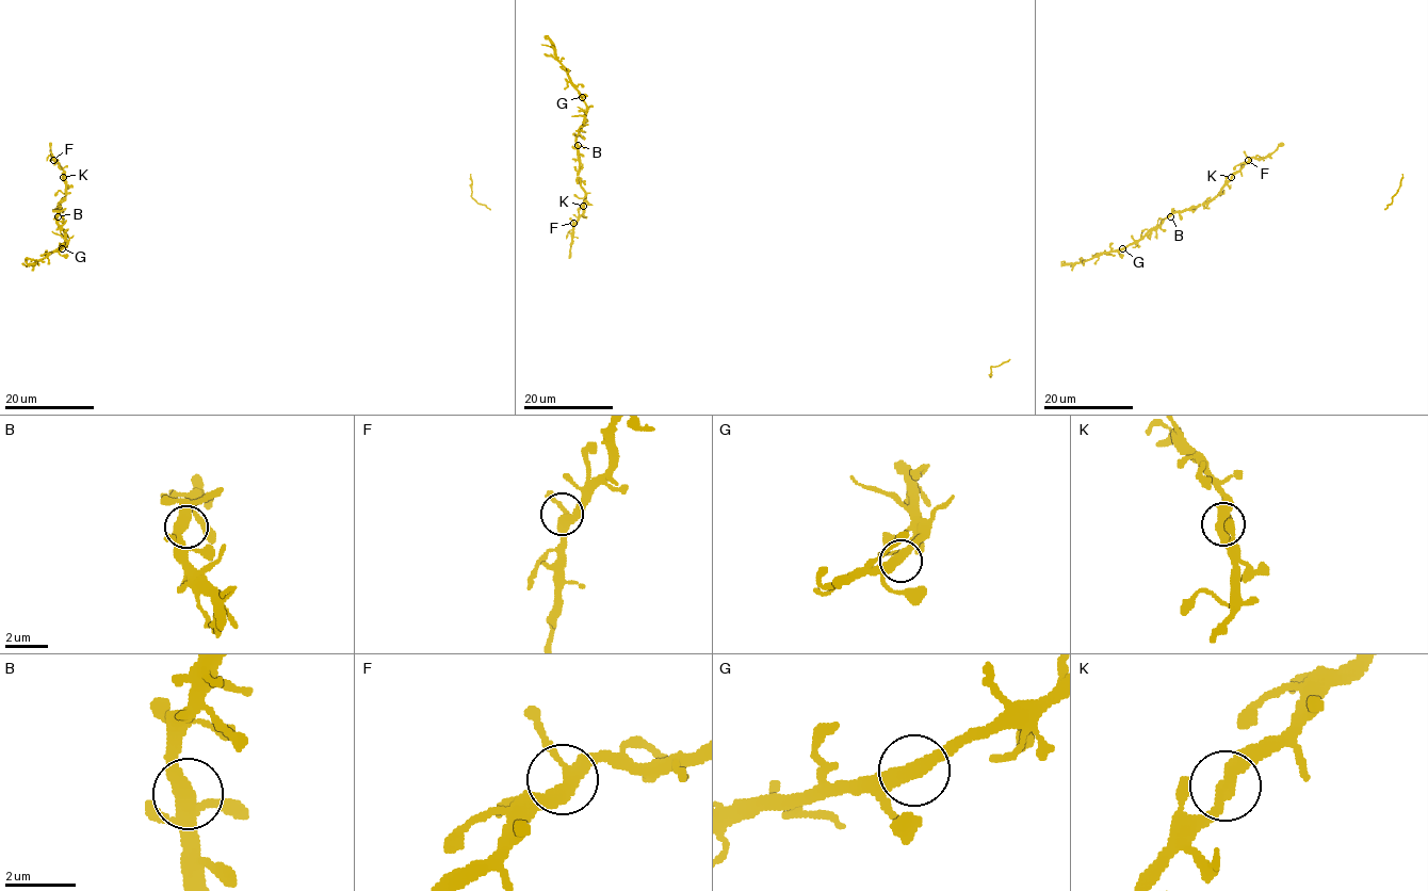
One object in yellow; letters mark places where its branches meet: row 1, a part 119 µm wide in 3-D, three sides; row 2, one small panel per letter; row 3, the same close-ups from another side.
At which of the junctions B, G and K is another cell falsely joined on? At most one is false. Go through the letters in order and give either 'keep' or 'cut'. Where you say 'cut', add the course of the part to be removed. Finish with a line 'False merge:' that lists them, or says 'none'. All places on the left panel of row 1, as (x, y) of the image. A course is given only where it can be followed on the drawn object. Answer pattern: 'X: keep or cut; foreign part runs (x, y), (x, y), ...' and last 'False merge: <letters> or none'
B: keep
G: keep
K: keep
False merge: none

